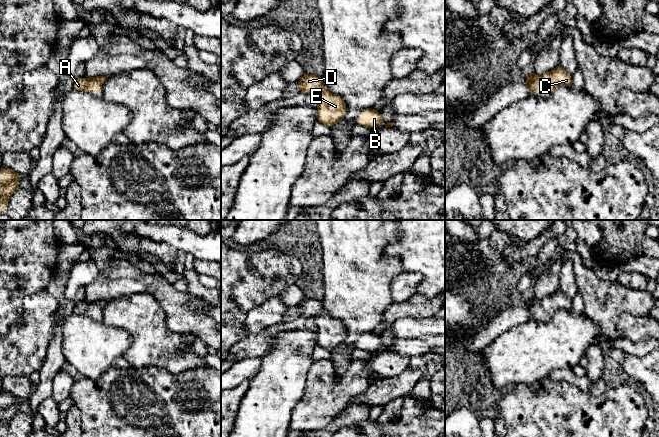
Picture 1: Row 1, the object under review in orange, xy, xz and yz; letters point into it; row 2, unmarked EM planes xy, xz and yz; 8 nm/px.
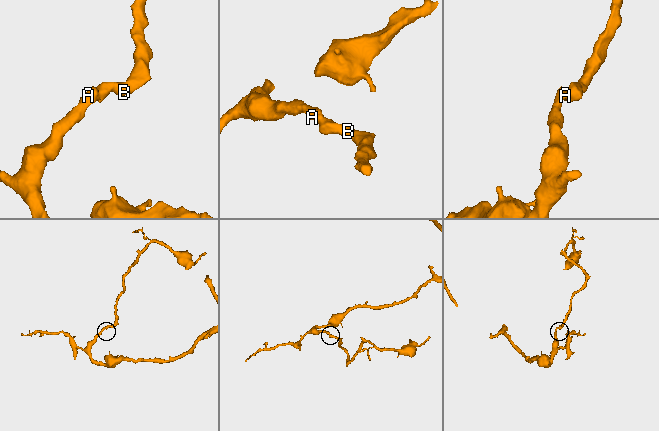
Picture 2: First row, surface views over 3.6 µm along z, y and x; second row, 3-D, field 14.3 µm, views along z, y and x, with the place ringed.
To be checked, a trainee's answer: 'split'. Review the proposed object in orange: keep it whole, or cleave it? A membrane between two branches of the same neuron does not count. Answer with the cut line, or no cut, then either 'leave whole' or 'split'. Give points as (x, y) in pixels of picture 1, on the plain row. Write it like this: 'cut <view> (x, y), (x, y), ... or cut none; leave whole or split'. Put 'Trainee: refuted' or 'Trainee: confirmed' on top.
Trainee: refuted
cut none; leave whole

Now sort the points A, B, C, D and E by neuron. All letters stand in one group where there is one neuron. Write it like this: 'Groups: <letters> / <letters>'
Groups: A B C D E

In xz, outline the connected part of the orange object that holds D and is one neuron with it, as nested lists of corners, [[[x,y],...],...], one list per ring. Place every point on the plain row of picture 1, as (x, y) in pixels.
[[[305,298],[298,306],[301,317],[313,317],[318,328],[317,344],[320,347],[333,350],[340,345],[347,336],[343,323],[324,314],[321,299]]]

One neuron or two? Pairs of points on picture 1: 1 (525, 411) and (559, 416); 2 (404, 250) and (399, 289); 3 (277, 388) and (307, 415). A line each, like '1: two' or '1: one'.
1: one
2: two
3: two

